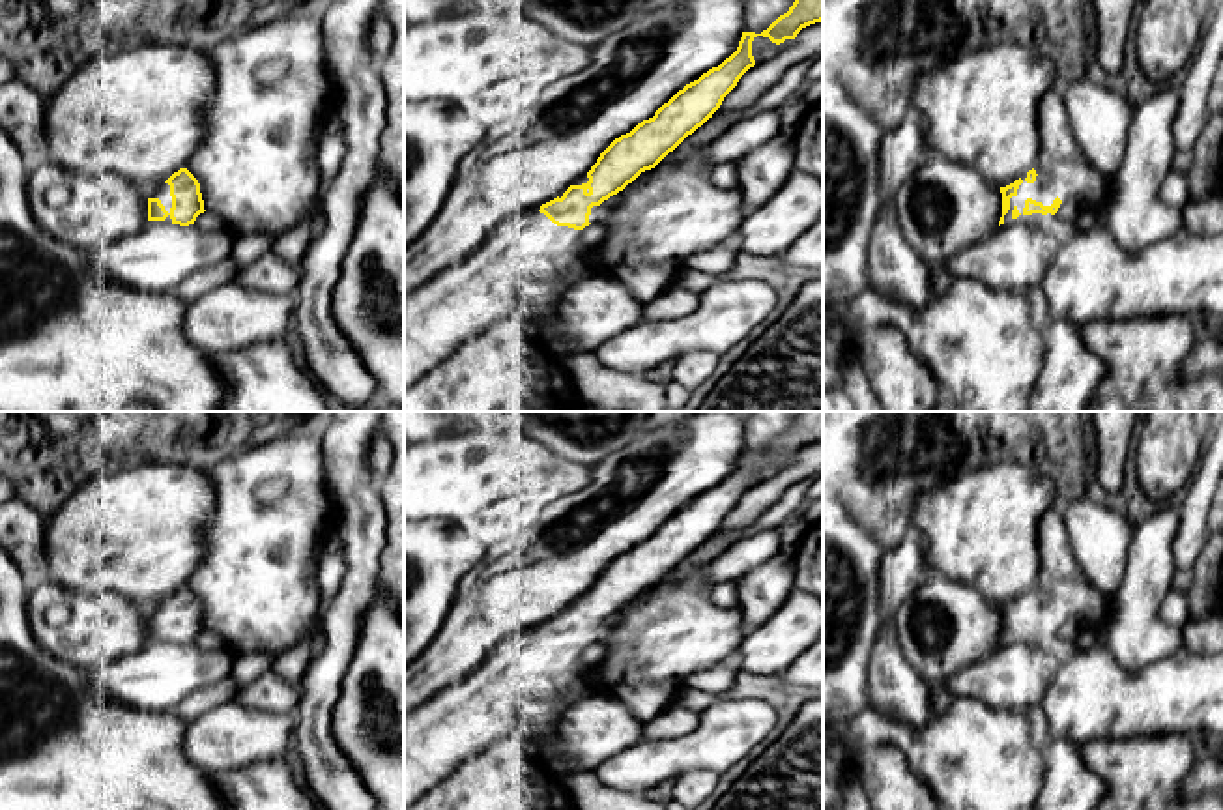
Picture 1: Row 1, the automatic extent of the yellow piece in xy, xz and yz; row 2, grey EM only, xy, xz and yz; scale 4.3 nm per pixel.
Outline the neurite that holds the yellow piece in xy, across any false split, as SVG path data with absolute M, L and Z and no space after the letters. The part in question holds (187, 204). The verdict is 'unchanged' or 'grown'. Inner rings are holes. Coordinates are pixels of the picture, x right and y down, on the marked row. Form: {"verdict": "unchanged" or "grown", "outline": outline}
{"verdict": "grown", "outline": "M187 168L174 172L148 198L148 221L189 226L204 211L200 183Z"}

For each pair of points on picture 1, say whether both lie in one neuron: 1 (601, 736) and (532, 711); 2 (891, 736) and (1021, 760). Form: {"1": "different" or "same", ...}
{"1": "different", "2": "same"}

